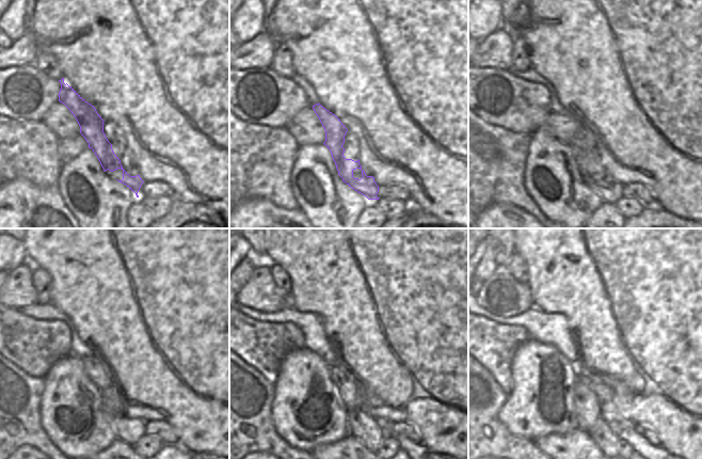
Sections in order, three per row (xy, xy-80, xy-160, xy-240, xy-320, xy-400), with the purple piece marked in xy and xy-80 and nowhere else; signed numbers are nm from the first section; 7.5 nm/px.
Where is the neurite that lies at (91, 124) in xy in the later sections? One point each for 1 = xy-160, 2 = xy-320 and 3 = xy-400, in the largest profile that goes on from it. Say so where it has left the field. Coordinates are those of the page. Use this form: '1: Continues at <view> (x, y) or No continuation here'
1: Continues at xy-160 (595, 176)
2: Continues at xy-320 (363, 426)
3: Continues at xy-400 (601, 433)

